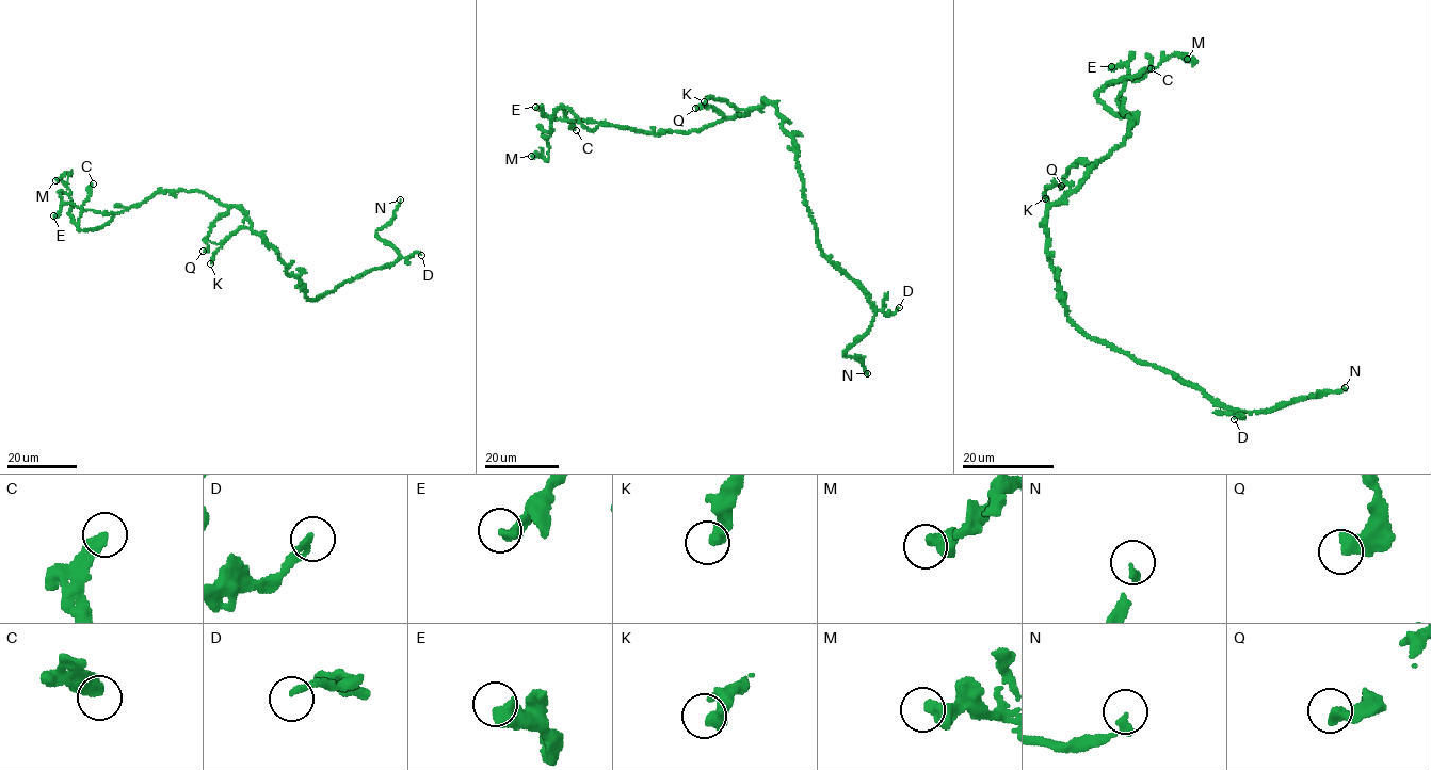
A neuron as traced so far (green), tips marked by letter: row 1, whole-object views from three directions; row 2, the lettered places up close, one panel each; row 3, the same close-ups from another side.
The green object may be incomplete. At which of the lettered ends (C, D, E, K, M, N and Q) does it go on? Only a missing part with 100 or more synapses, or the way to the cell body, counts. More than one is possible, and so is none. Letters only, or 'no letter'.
N

